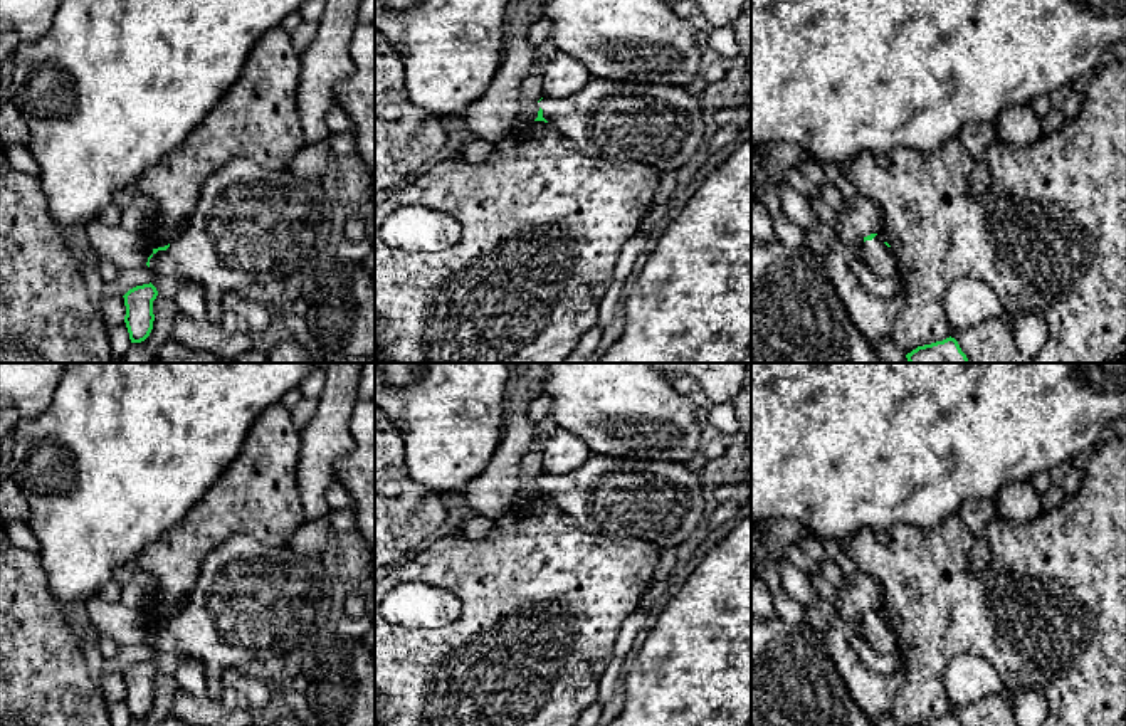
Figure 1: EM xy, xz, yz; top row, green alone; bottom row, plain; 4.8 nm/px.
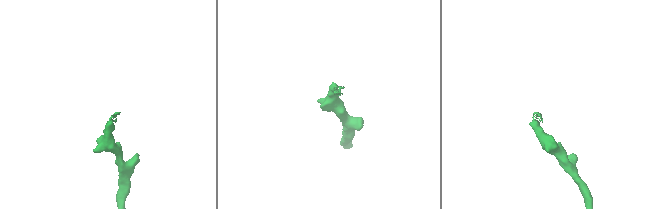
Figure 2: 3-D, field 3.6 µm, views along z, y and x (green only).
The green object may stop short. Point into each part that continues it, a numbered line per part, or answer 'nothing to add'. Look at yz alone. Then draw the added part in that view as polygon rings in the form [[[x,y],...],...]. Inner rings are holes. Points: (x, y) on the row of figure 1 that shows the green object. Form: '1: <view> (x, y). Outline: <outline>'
1: yz (879, 257). Outline: [[[882,235],[862,242],[859,257],[879,277],[897,276],[892,249],[884,244]]]

